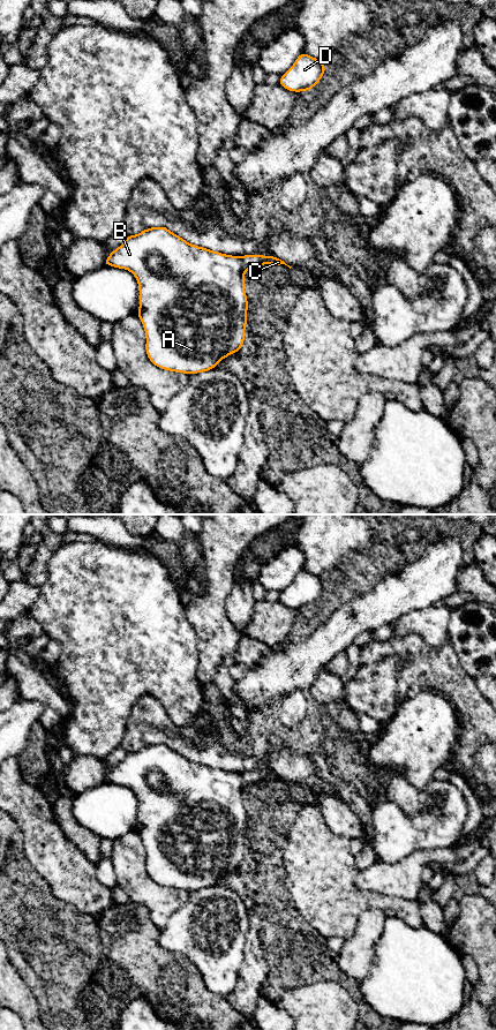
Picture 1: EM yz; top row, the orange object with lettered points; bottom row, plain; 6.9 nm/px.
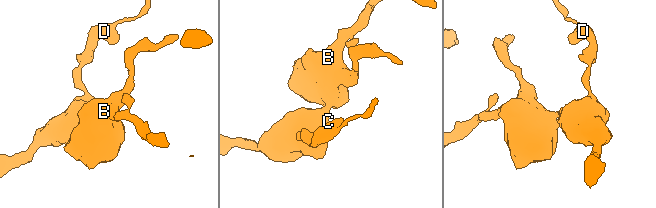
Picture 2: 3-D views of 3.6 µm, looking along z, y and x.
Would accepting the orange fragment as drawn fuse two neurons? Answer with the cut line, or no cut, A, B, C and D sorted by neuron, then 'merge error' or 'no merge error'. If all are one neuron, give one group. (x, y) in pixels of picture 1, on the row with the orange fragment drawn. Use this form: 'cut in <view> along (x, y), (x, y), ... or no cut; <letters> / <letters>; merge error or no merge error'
no cut; A B C D; no merge error

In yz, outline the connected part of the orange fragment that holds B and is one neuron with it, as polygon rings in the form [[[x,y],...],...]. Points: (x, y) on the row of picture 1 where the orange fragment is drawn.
[[[165,226],[150,227],[140,234],[127,235],[126,241],[114,249],[104,265],[126,269],[137,280],[140,308],[136,310],[145,331],[145,352],[156,367],[174,373],[197,374],[209,371],[228,355],[238,353],[245,341],[248,300],[245,291],[245,273],[264,264],[285,264],[276,256],[232,256],[194,246]]]

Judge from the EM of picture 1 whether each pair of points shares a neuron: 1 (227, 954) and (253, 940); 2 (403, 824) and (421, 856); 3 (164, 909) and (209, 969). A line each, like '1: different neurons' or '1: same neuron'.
1: different neurons
2: different neurons
3: different neurons

